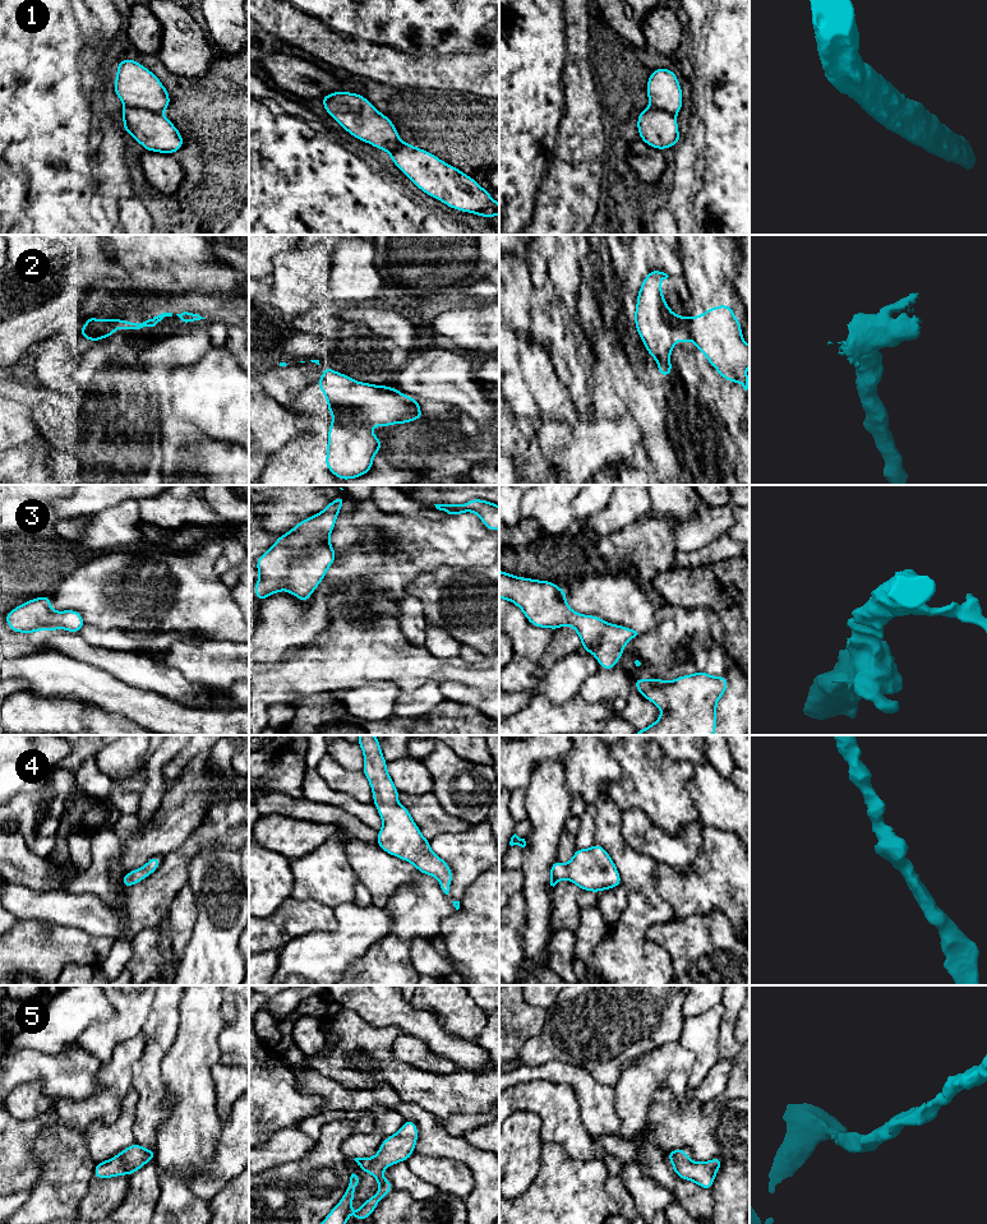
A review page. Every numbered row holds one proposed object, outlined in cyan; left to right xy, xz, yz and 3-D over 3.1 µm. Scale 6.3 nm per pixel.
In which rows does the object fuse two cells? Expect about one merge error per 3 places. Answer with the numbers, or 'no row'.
1, 2

